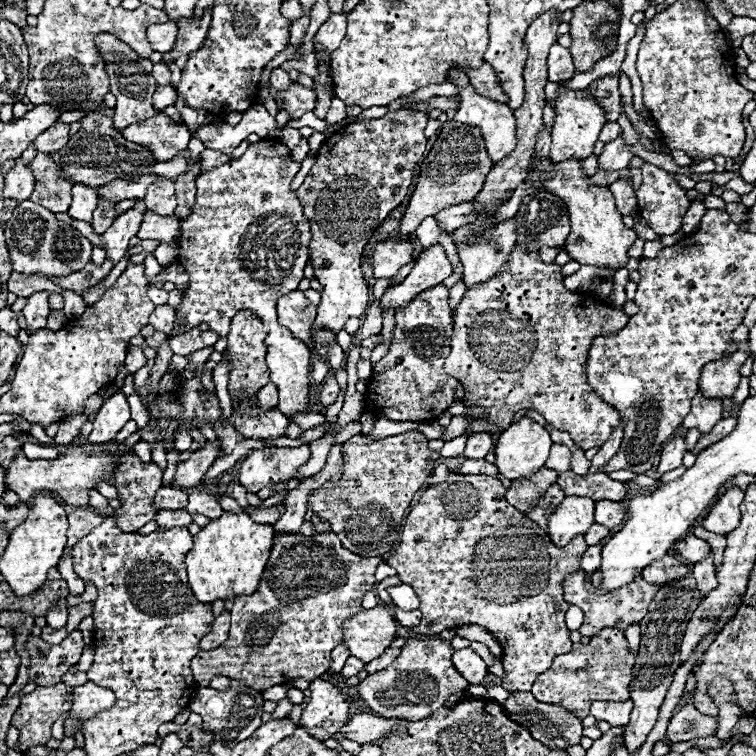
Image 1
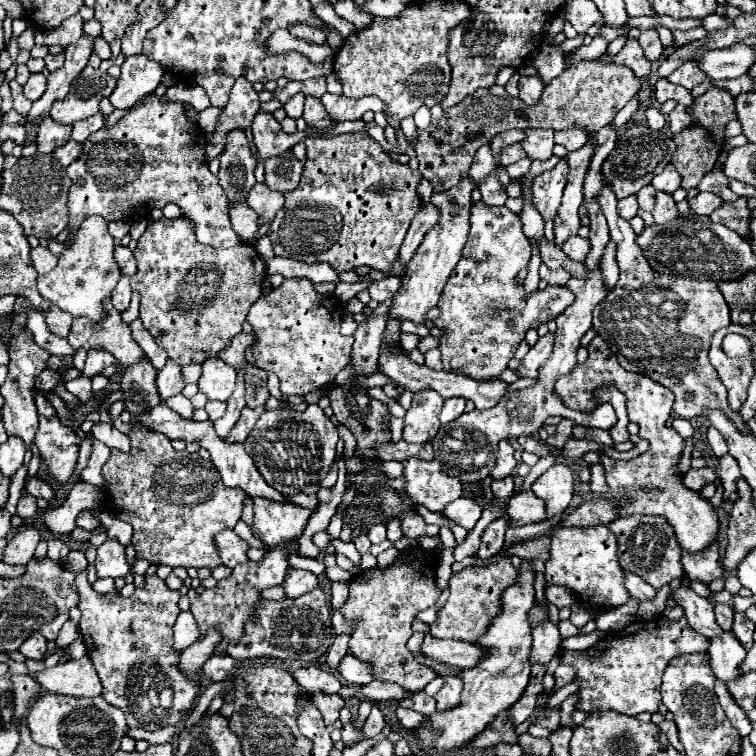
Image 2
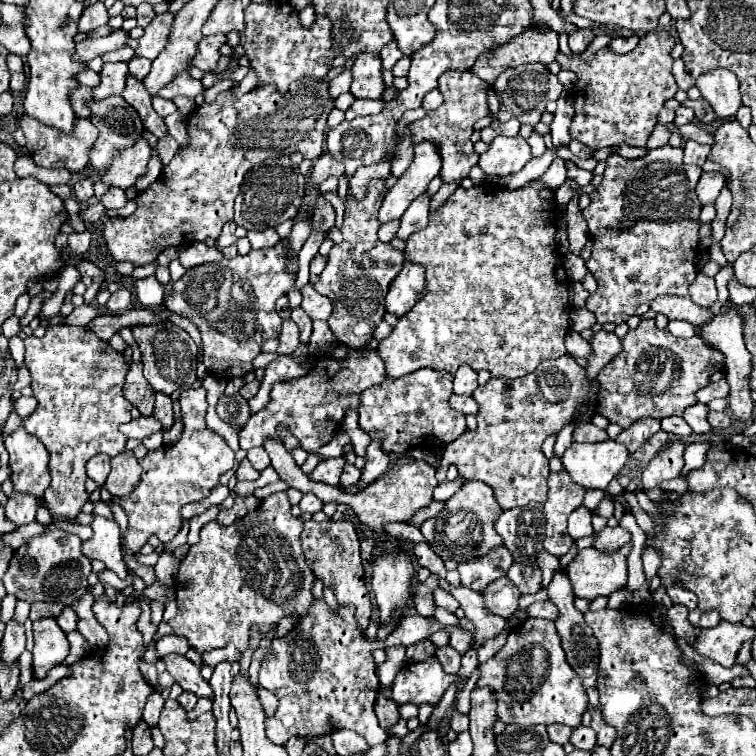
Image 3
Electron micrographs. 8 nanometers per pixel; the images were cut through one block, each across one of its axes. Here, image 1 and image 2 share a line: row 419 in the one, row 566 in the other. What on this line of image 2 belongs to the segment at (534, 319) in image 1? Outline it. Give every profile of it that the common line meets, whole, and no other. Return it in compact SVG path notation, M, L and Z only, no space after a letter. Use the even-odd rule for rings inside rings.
M608 526L556 530L552 536L550 558L546 560L544 576L548 586L560 584L570 588L588 608L616 608L632 598L624 586L624 570L620 568L616 556L616 538ZM502 556L490 566L466 566L464 570L452 574L450 578L450 596L440 610L434 624L430 624L430 634L434 638L456 638L456 640L478 640L484 636L492 620L502 612L504 588L516 584L518 572L512 566L508 556Z

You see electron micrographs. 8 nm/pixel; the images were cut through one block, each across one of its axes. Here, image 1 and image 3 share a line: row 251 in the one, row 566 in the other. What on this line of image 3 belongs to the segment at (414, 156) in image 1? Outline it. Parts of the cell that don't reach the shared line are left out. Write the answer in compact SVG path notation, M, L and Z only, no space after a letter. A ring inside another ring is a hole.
M324 520L304 522L302 530L302 548L308 566L312 568L314 576L324 582L324 586L332 588L336 594L336 600L340 606L354 606L356 608L356 622L360 630L366 630L370 622L372 604L368 598L368 590L364 584L364 566L360 558L360 544L354 530L354 524L350 520Z

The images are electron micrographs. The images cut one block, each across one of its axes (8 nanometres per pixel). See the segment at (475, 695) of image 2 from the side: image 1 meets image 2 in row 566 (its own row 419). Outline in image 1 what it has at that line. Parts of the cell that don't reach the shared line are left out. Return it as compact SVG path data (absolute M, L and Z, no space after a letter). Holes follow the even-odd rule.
M522 418L498 436L494 464L508 480L530 478L546 464L550 446L550 434L534 420Z

